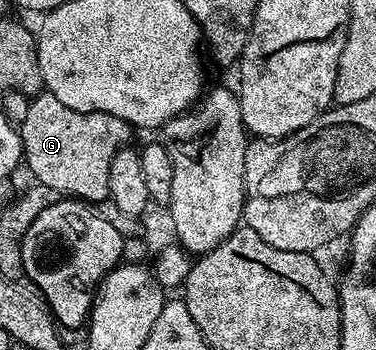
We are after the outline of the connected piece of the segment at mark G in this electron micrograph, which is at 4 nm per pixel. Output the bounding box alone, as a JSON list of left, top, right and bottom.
[17,90,133,202]

